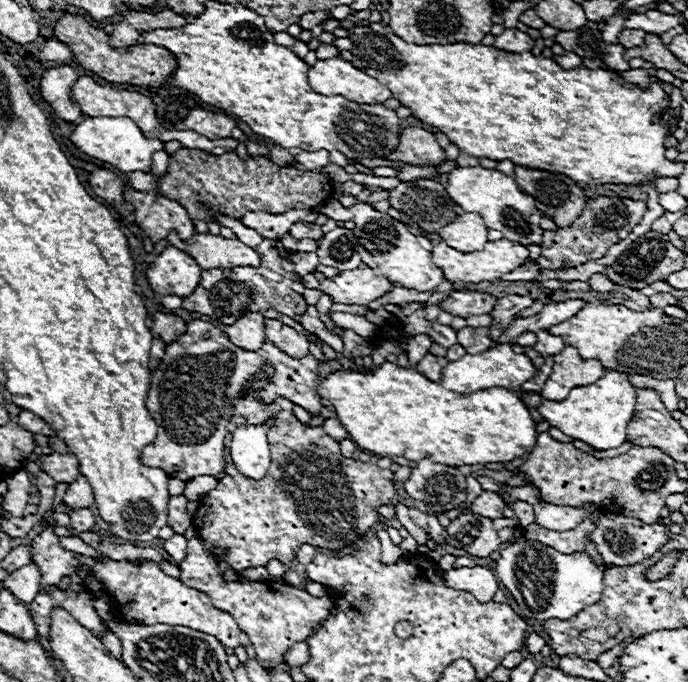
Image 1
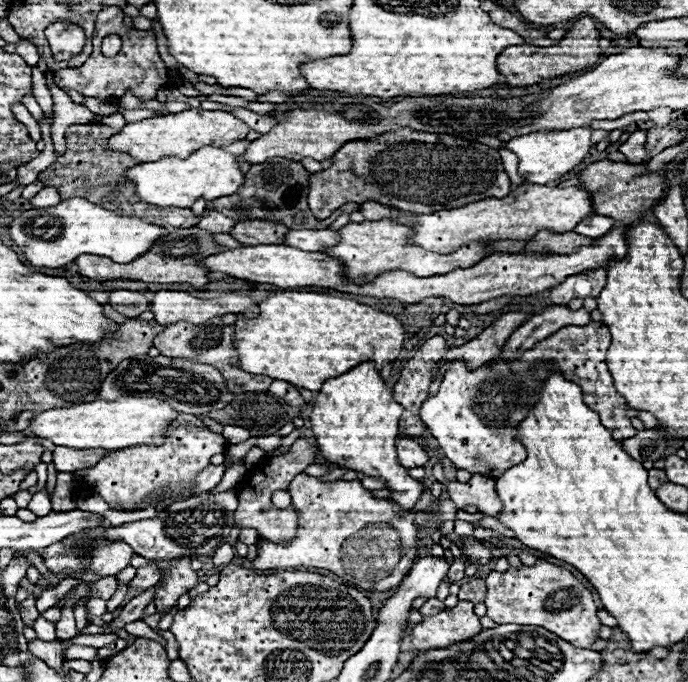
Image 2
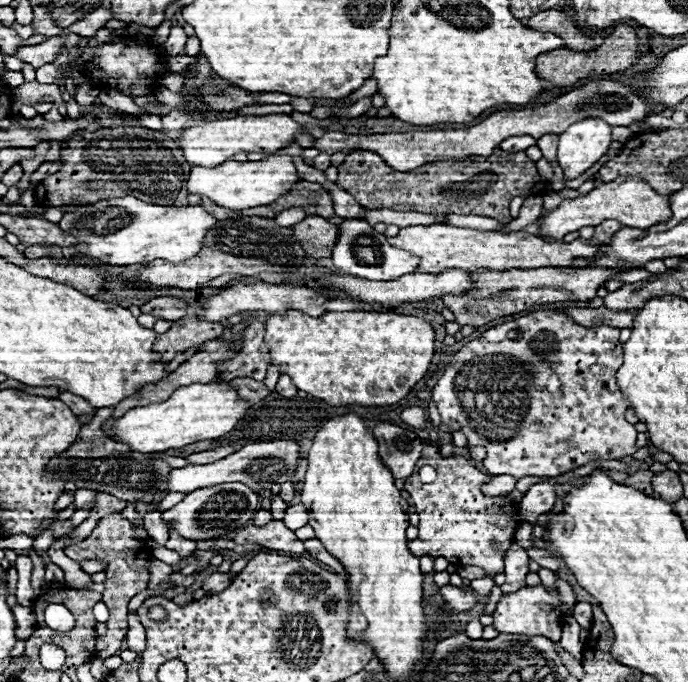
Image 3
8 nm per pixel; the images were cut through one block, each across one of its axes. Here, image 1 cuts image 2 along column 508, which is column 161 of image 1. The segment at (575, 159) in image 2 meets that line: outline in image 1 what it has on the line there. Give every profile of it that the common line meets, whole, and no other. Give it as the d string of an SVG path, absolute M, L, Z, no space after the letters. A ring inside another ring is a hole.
M86 116L82 124L78 124L70 136L70 140L88 156L98 158L102 162L108 162L112 166L116 166L122 172L150 172L152 168L152 154L158 150L164 150L164 142L154 138L146 138L142 134L142 130L136 126L134 120L130 118L108 118L108 116L100 116L100 118L92 118Z

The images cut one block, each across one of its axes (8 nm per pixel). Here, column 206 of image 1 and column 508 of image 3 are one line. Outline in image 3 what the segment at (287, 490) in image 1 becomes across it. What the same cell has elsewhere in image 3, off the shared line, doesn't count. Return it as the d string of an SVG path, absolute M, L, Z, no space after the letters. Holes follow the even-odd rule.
M424 444L422 456L416 462L416 470L404 480L404 490L412 496L416 512L420 514L418 538L408 542L408 550L418 558L446 558L454 566L480 566L494 576L504 570L504 554L514 540L514 532L522 524L518 502L510 496L486 496L480 494L480 486L490 478L478 470L464 456L442 458L438 446ZM422 466L432 466L436 470L436 480L432 484L422 484L418 472ZM492 542L498 542L498 550L492 550Z

